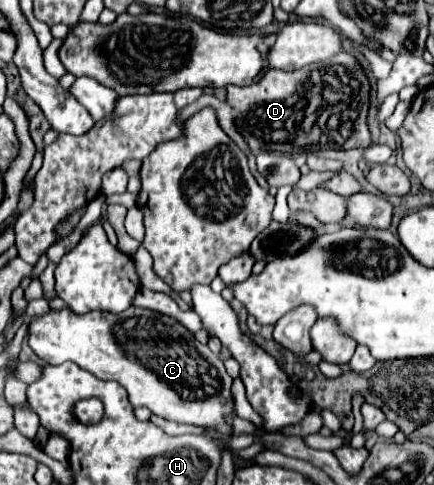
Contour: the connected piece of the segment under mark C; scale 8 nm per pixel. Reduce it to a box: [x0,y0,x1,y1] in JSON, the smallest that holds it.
[29,310,235,436]

